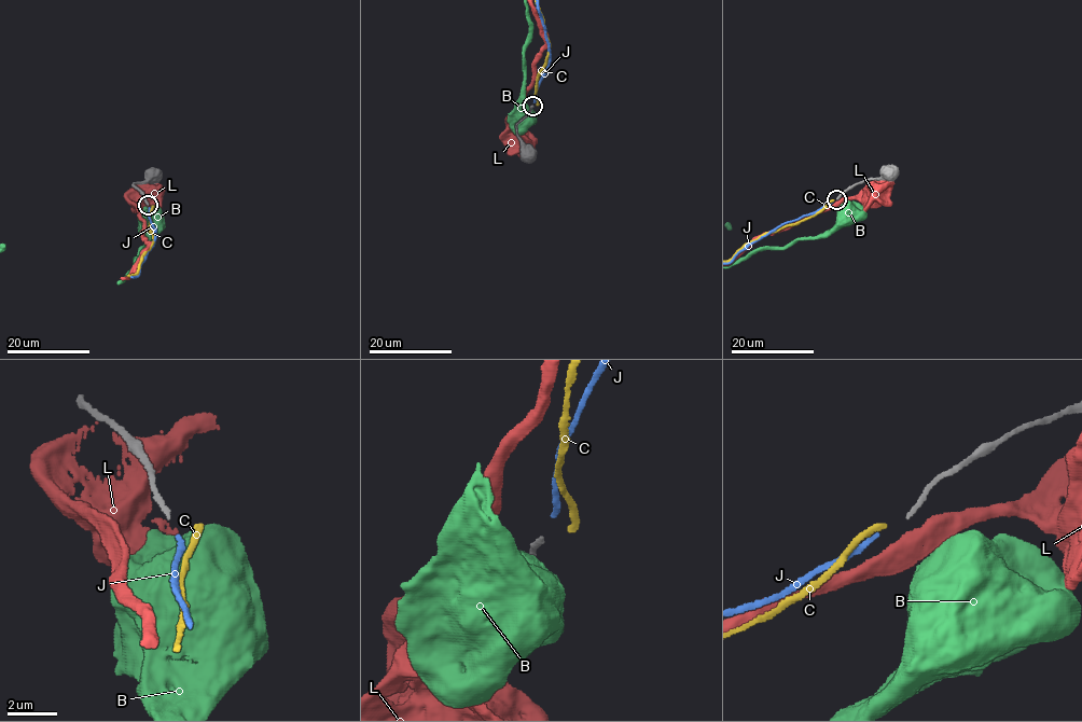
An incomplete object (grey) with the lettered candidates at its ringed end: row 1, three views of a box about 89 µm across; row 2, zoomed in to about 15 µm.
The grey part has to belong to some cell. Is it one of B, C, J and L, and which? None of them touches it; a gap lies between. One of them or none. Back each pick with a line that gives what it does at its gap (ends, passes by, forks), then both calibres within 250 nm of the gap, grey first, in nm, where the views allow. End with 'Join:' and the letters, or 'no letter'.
J: it ends; calibres 170 and 200 nm
Join: J

